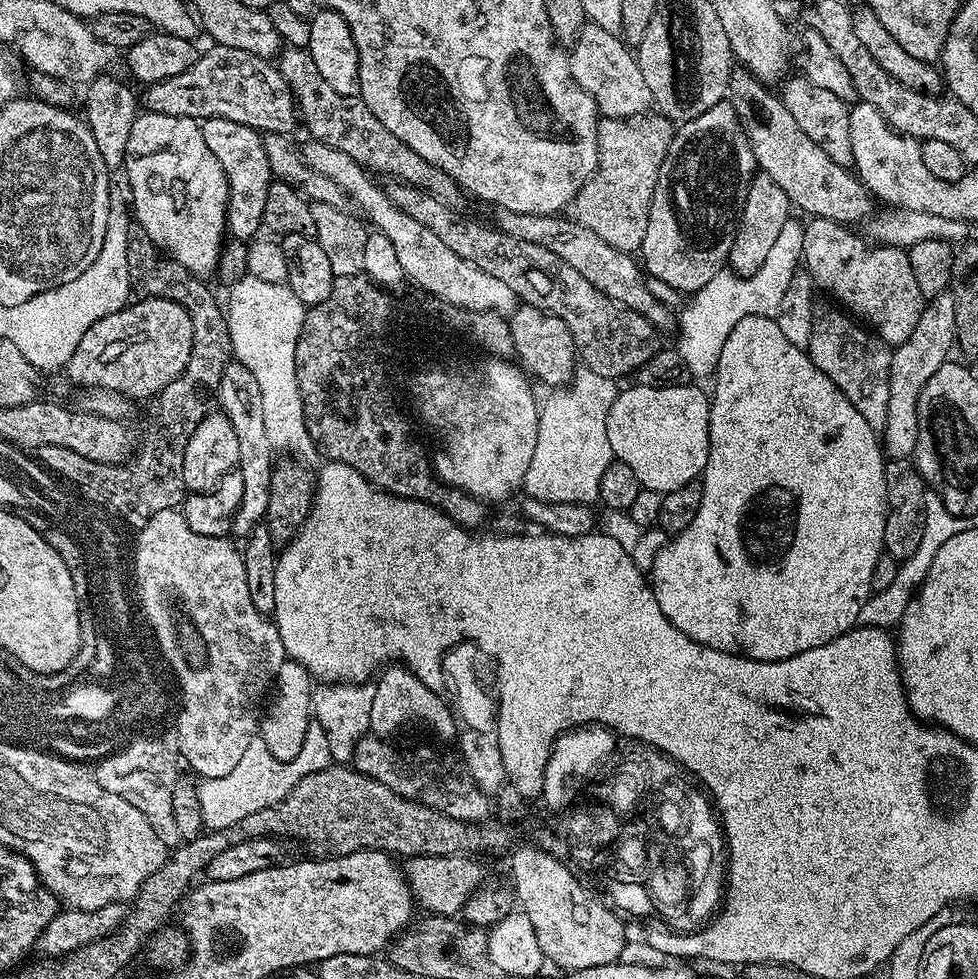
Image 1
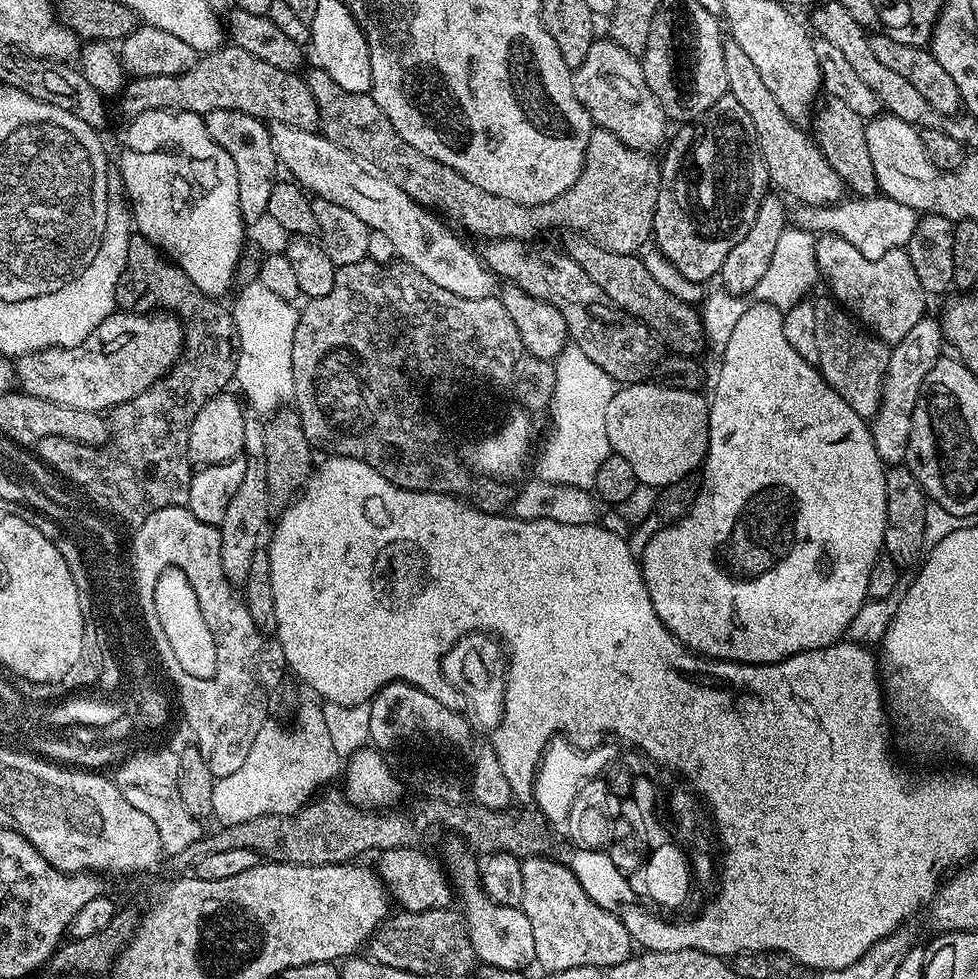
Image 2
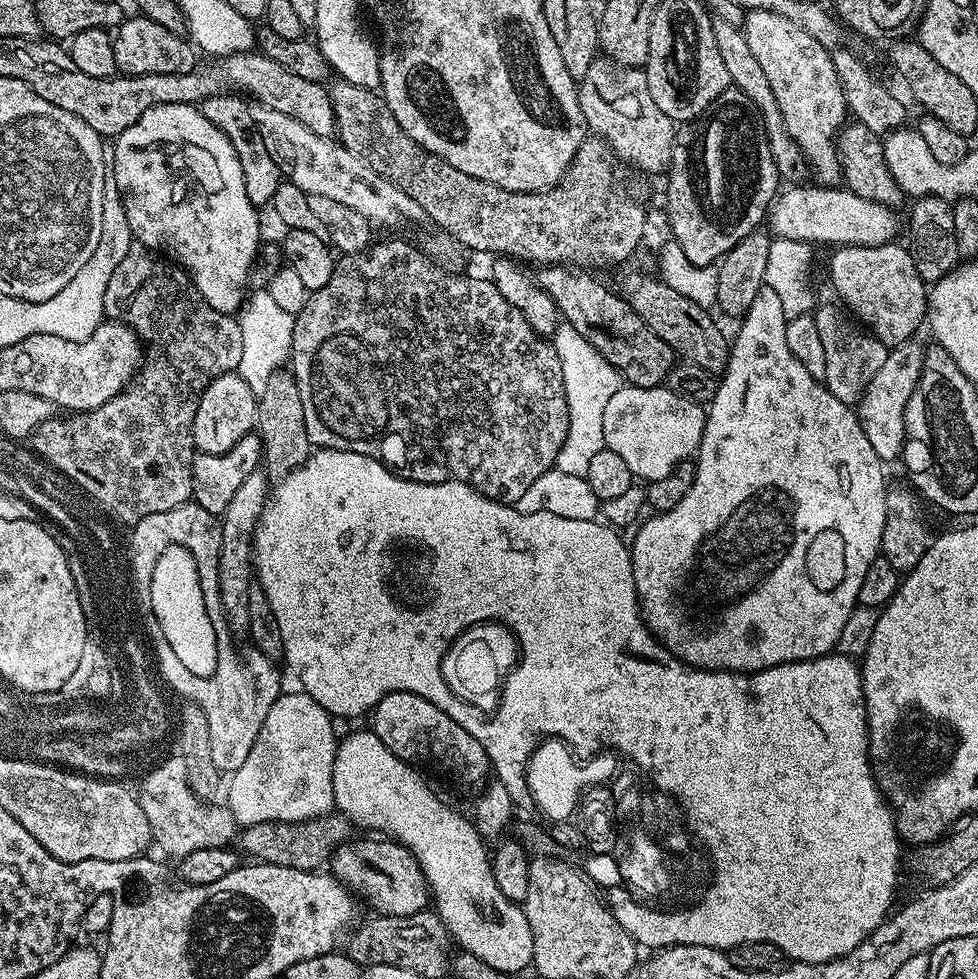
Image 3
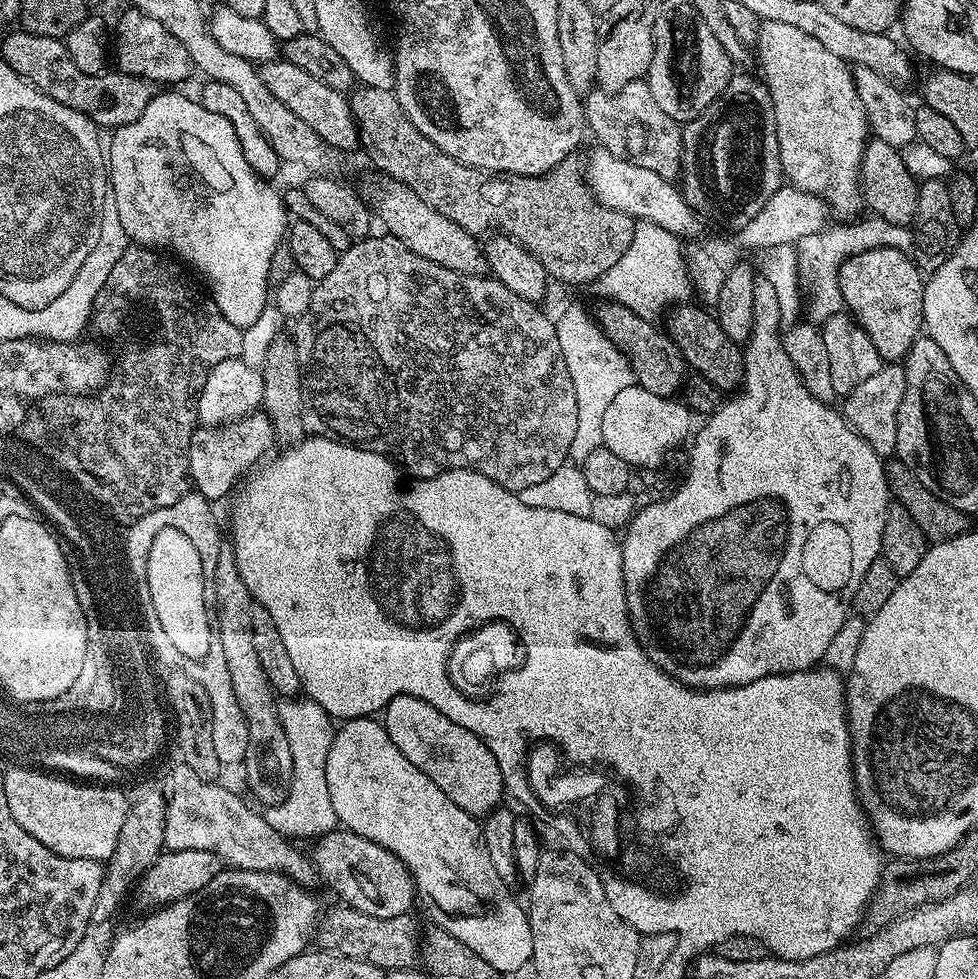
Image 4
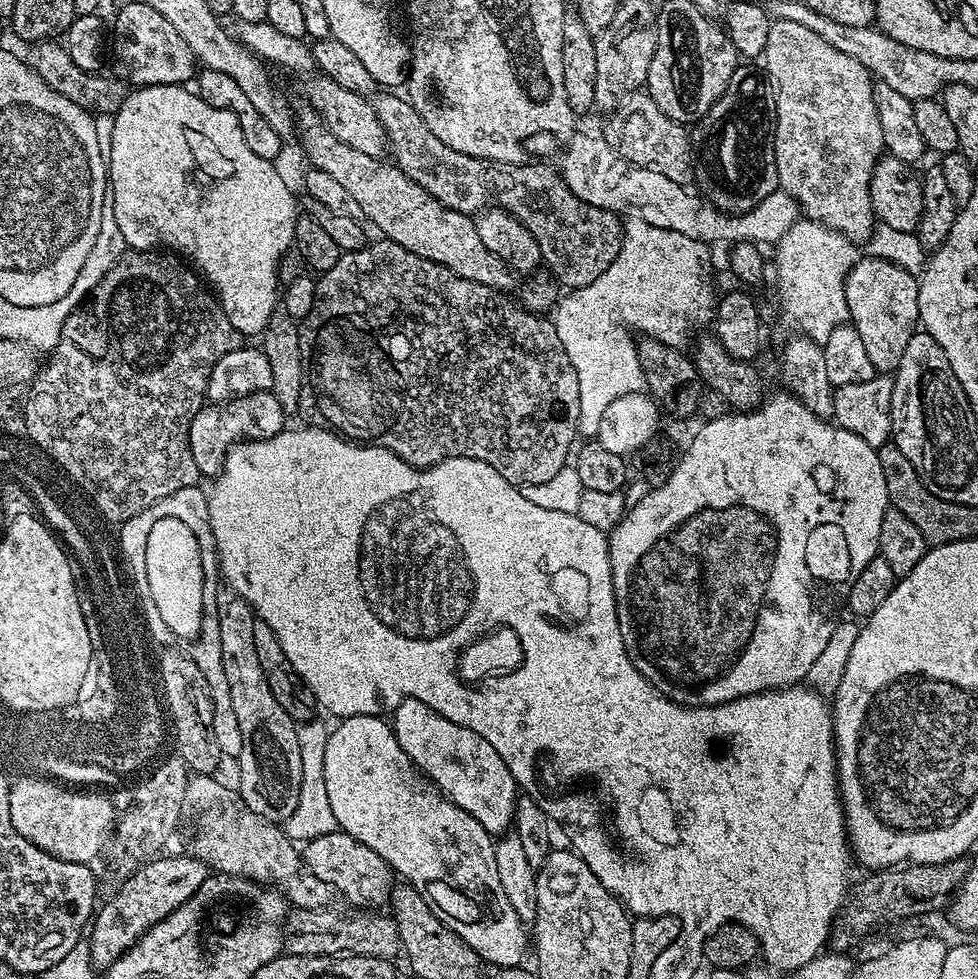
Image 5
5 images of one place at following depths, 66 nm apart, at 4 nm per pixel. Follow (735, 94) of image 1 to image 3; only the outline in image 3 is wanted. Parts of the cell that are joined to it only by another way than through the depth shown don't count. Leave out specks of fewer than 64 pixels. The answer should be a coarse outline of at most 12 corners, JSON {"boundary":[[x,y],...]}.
{"boundary":[[713,15],[731,87],[764,123],[781,181],[809,175],[743,27]]}

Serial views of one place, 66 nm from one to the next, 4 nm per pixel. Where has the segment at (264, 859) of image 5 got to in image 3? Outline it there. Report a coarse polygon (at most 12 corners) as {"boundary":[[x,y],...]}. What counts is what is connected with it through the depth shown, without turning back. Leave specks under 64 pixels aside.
{"boundary":[[182,763],[155,772],[138,799],[168,856],[226,848],[227,807],[192,800]]}

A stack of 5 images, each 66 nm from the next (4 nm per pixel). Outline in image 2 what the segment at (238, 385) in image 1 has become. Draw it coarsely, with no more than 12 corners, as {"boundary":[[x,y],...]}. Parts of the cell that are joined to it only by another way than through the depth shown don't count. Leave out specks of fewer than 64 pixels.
{"boundary":[[265,421],[244,422],[246,474],[220,529],[228,583],[242,586],[272,508]]}

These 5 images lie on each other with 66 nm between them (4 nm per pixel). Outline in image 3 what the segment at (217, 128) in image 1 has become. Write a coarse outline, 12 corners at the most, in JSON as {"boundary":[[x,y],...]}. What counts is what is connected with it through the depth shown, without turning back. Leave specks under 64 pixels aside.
{"boundary":[[240,94],[200,101],[234,146],[246,194],[268,206],[282,173],[249,101]]}

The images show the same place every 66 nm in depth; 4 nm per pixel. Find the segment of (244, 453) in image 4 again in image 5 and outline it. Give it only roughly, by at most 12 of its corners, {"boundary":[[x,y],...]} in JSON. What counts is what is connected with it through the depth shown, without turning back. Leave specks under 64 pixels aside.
{"boundary":[[271,390],[212,402],[190,422],[190,454],[215,478],[234,444],[285,431]]}

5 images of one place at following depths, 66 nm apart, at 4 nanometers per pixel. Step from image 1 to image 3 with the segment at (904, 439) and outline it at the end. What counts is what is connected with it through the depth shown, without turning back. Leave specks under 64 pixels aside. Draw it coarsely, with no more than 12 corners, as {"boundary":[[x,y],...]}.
{"boundary":[[895,345],[858,401],[882,462],[904,451],[925,345]]}

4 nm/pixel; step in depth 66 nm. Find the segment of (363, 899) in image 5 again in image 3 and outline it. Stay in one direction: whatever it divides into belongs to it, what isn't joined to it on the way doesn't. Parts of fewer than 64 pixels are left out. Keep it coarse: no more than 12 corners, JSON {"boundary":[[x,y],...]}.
{"boundary":[[349,839],[331,875],[371,911],[429,907],[426,874],[405,844]]}

